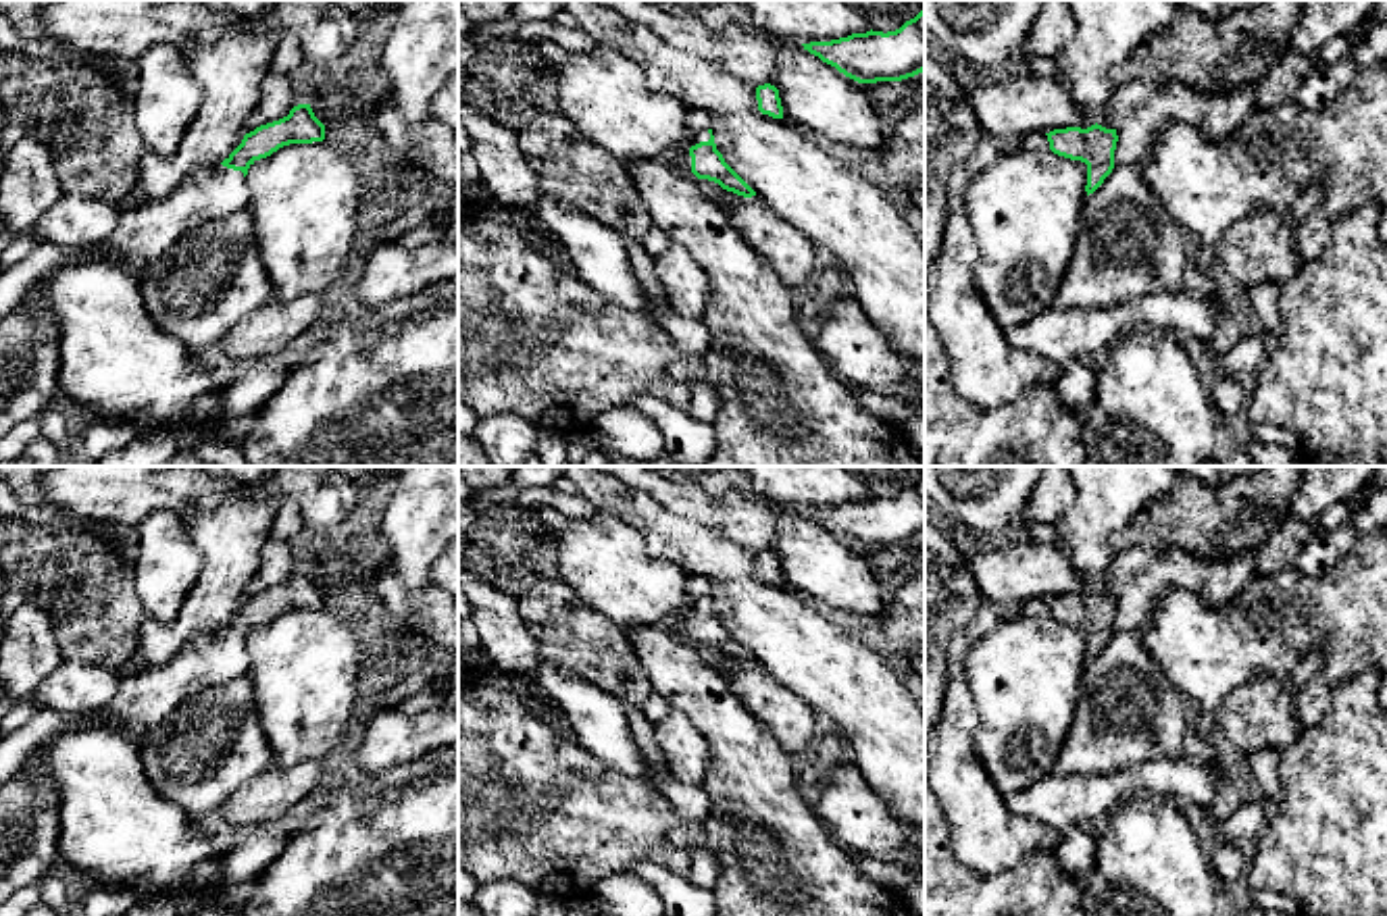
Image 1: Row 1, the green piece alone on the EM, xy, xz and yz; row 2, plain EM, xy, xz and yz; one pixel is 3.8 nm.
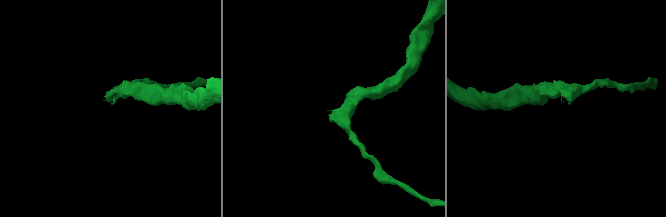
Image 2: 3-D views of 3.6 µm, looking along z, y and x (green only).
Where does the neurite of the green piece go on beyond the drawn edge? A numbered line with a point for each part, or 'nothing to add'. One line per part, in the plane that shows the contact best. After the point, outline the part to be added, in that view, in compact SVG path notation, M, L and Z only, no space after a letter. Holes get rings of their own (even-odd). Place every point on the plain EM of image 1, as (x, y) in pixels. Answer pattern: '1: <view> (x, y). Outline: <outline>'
1: xz (679, 625). Outline: M708 597L694 600L683 614L671 616L664 622L660 622L658 627L662 631L677 635L679 639L687 641L689 645L698 647L698 643L691 639L689 614L700 608L708 608L708 606L710 606Z

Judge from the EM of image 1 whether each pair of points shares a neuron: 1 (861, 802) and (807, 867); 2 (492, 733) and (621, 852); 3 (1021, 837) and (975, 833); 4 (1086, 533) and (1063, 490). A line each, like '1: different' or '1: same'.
1: different
2: same
3: same
4: different

